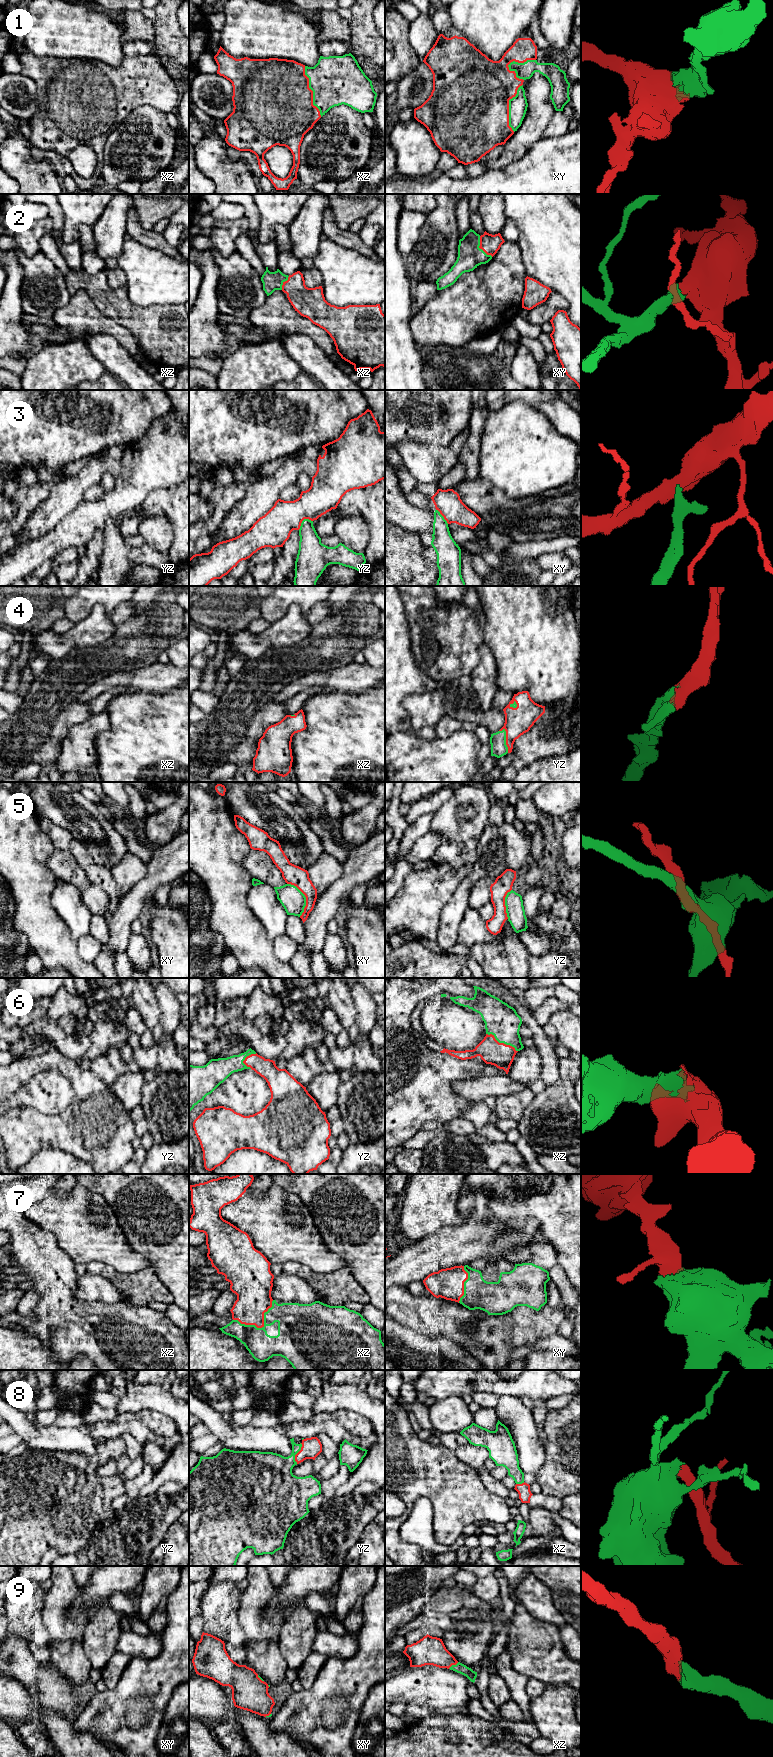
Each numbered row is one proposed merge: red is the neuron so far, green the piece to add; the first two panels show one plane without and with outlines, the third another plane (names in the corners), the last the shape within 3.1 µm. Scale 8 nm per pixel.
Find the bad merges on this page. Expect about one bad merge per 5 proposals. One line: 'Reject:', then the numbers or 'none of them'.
Reject: 3, 5

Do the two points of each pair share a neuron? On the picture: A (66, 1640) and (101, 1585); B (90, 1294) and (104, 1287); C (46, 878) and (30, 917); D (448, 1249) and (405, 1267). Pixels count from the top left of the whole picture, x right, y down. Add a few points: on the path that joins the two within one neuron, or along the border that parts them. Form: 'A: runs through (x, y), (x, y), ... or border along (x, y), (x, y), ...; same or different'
A: runs through (70, 1626), (73, 1614), (87, 1599); same
B: runs through (93, 1291), (101, 1290); same
C: runs through (36, 888), (33, 891), (33, 907); same
D: runs through (437, 1251), (416, 1261); same

